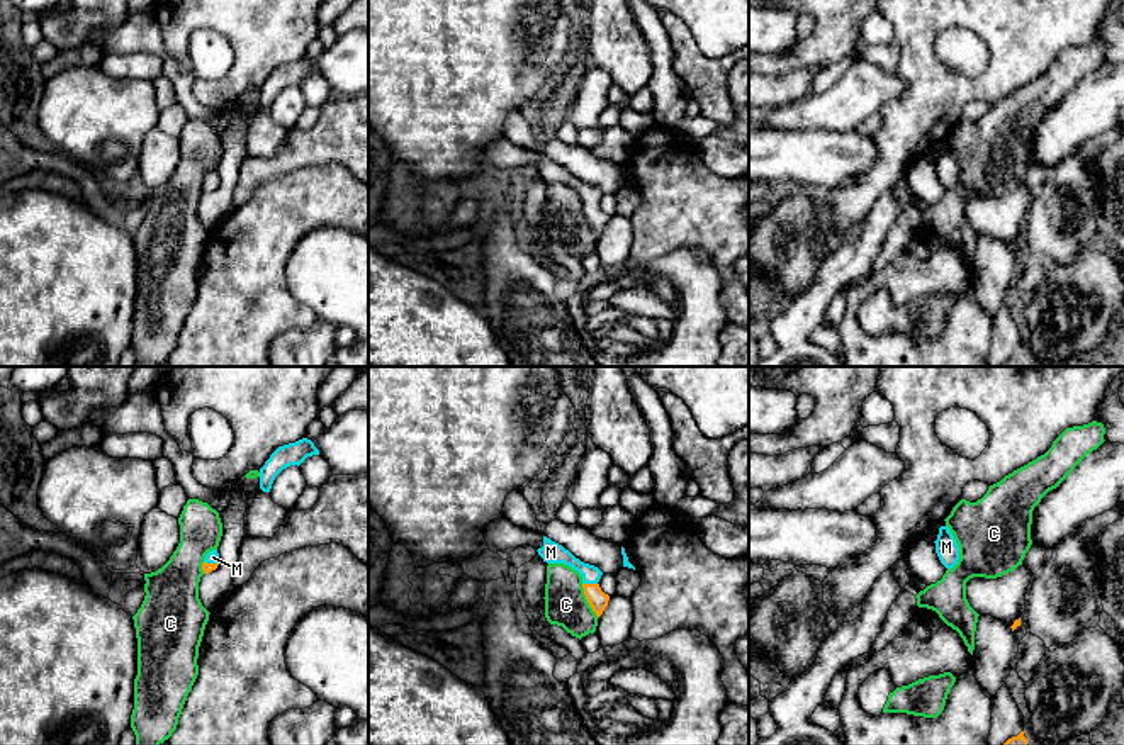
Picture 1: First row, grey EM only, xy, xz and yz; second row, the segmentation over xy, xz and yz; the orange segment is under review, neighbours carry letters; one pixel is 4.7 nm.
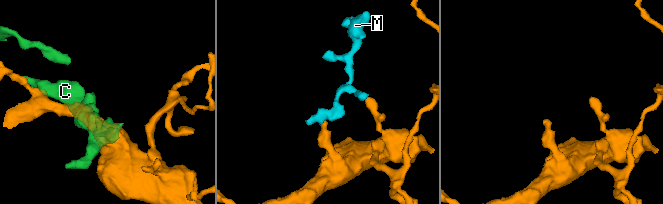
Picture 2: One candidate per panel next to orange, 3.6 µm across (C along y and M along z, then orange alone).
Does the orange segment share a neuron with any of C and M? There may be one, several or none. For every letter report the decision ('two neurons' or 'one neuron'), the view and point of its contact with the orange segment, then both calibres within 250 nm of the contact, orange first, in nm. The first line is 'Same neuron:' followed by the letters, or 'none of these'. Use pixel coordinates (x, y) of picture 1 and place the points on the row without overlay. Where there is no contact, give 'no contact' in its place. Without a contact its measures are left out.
Same neuron: M
C: two neurons; contact xz (588, 221); calibres 90 and 200 nm
M: one neuron; contact xz (590, 204); calibres 90 and 100 nm

